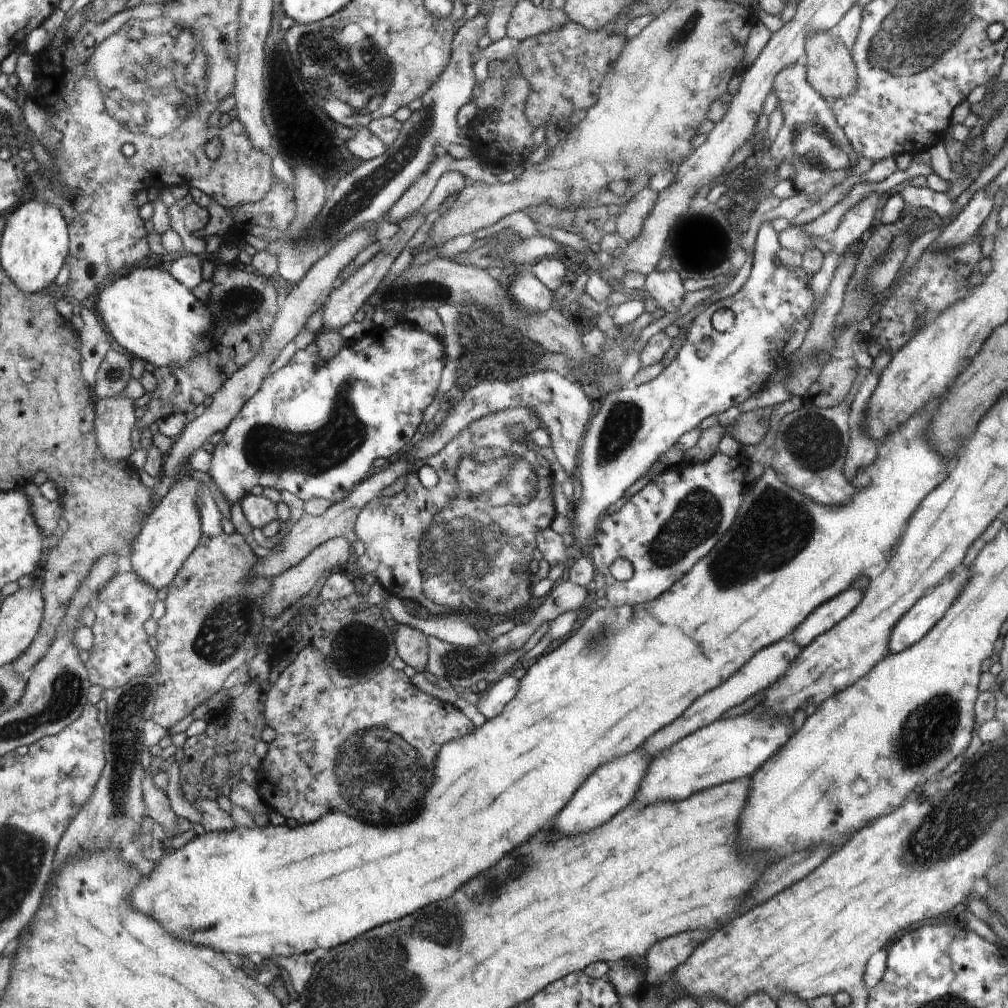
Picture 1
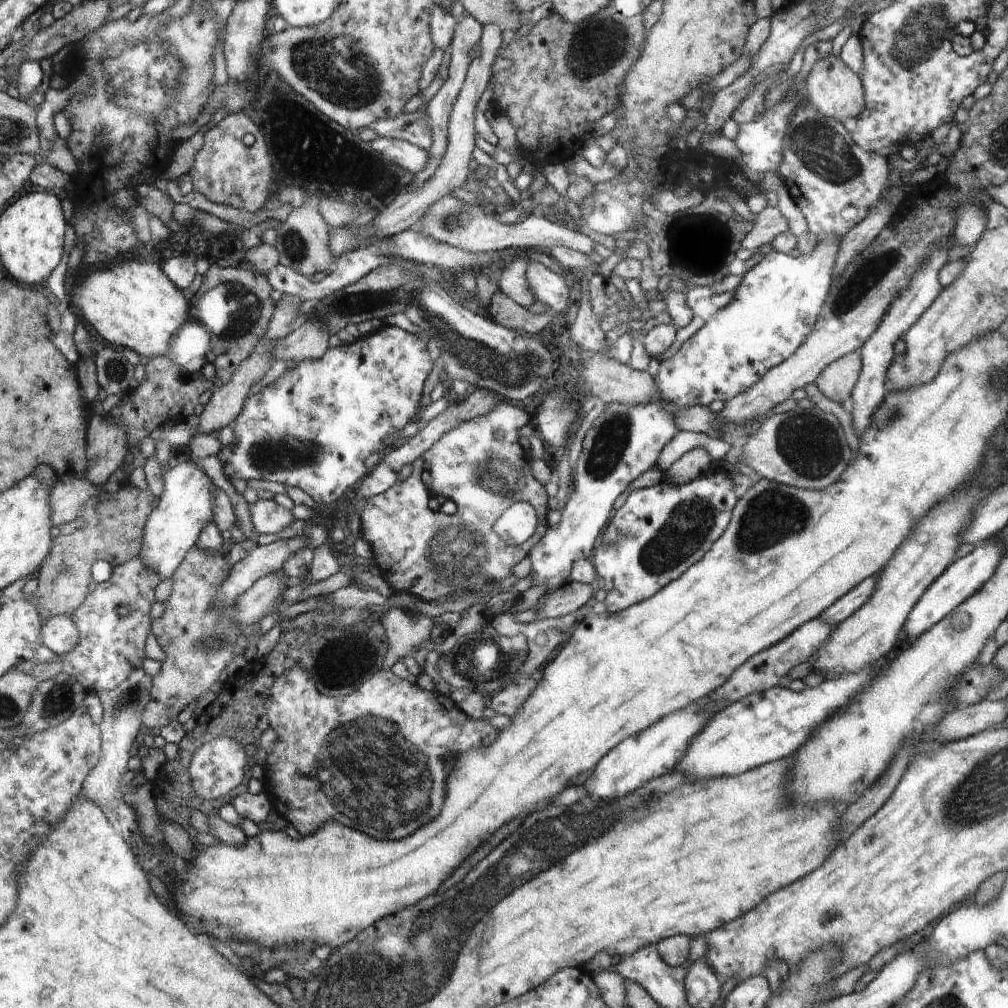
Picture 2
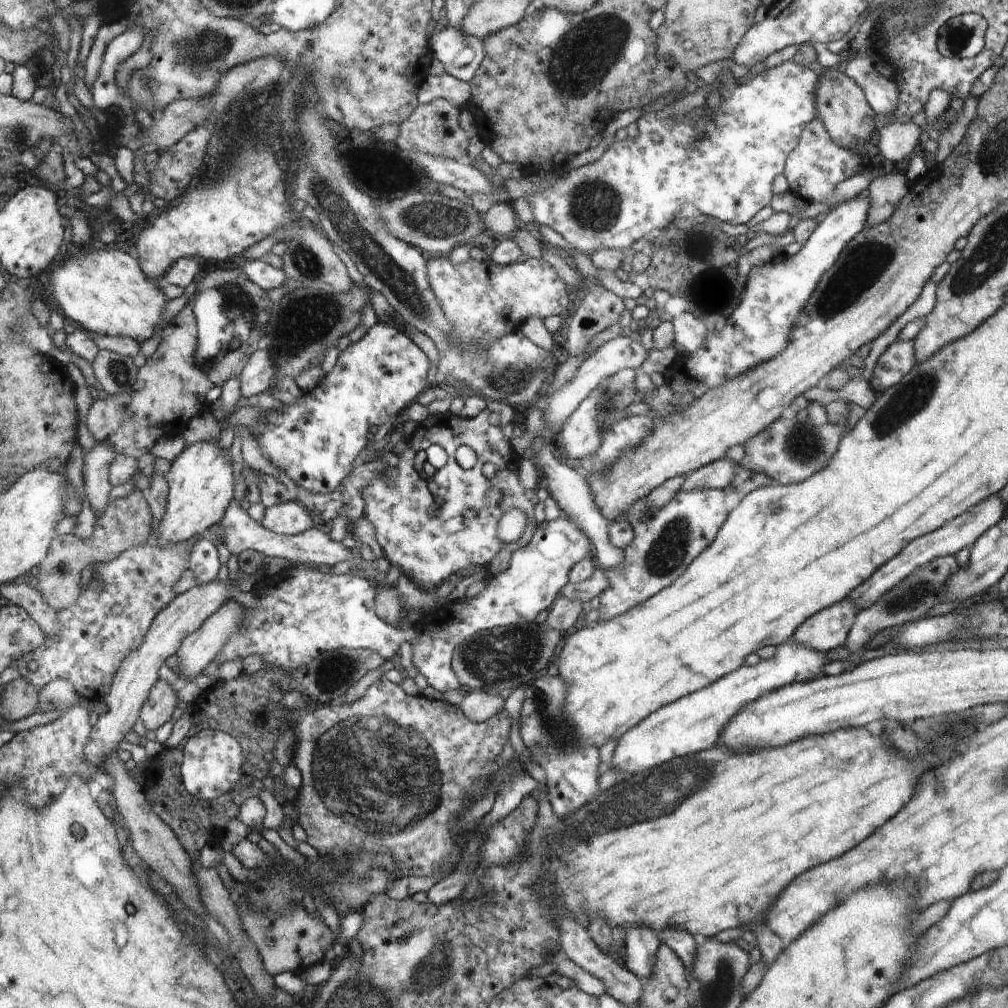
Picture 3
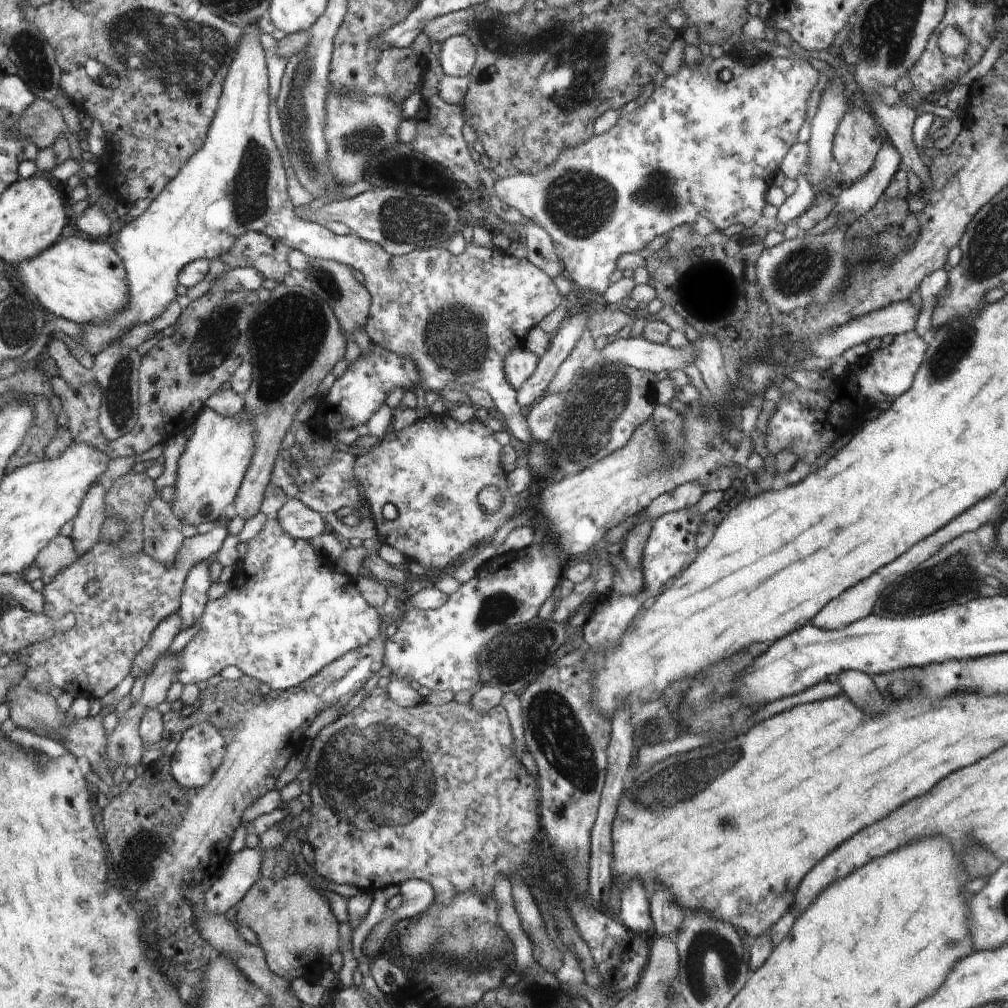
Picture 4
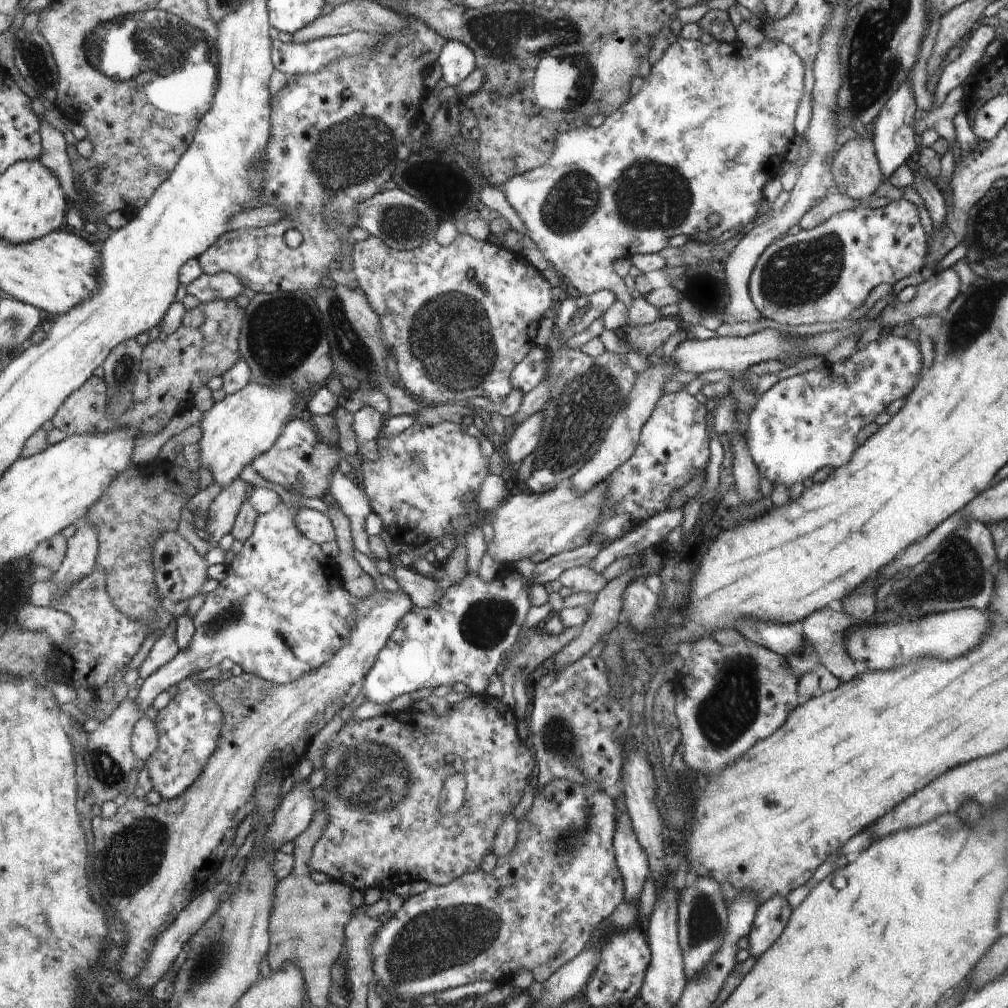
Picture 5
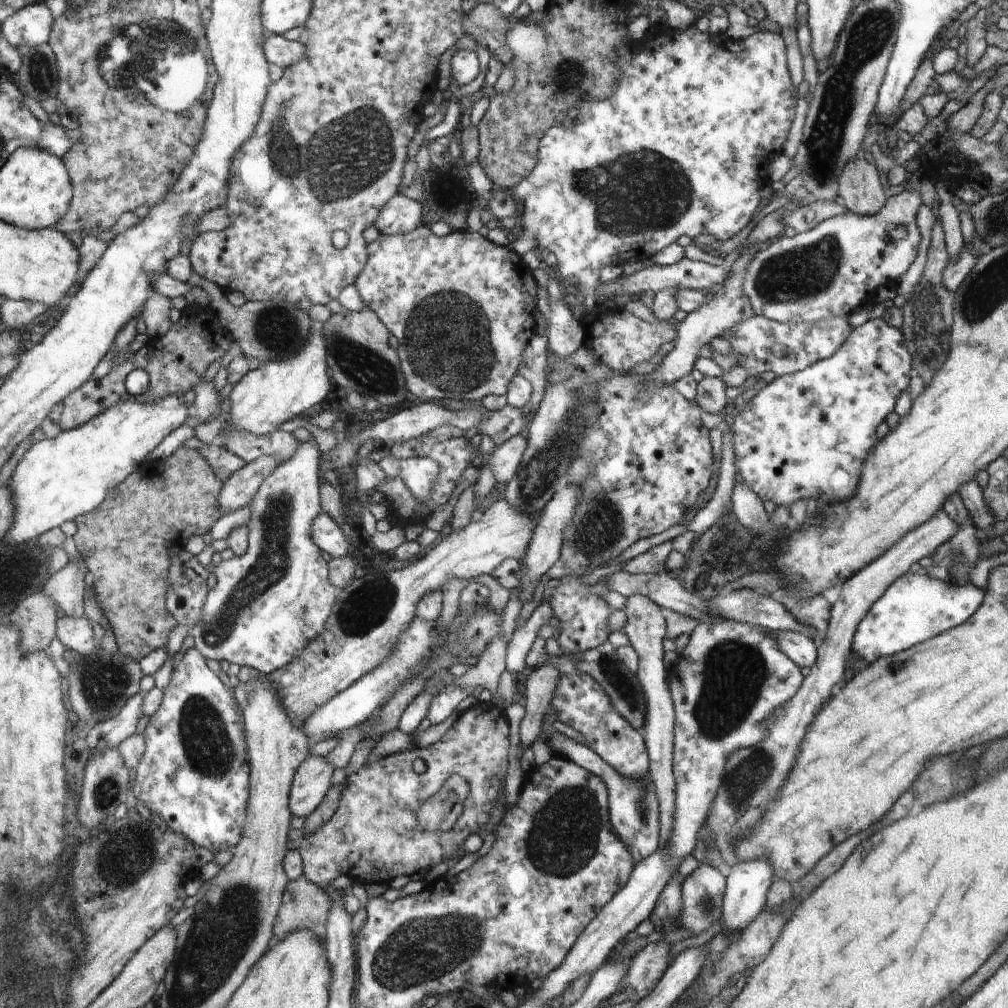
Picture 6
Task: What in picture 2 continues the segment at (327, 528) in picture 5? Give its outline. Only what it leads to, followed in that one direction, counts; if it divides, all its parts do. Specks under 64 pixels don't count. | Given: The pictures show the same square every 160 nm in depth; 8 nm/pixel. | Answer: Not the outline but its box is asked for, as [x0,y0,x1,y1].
[249,499,295,534]

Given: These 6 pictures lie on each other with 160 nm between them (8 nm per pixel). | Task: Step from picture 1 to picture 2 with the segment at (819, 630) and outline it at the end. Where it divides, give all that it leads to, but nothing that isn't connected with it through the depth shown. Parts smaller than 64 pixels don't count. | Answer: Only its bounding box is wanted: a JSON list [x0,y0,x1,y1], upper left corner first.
[819,574,879,627]

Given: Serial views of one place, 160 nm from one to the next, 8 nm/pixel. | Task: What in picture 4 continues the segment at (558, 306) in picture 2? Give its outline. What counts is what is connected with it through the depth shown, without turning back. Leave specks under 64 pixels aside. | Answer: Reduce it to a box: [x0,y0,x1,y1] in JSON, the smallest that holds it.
[77,24,562,478]

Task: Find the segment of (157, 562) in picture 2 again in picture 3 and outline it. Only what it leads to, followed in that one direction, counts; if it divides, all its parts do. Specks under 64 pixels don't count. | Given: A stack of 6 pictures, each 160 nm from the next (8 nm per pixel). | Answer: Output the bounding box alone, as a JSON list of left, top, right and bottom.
[150,442,234,548]

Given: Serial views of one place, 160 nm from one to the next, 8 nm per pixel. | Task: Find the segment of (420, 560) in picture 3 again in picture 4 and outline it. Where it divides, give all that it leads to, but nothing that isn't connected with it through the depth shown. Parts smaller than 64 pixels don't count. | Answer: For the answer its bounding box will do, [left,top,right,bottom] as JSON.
[355,412,522,571]

